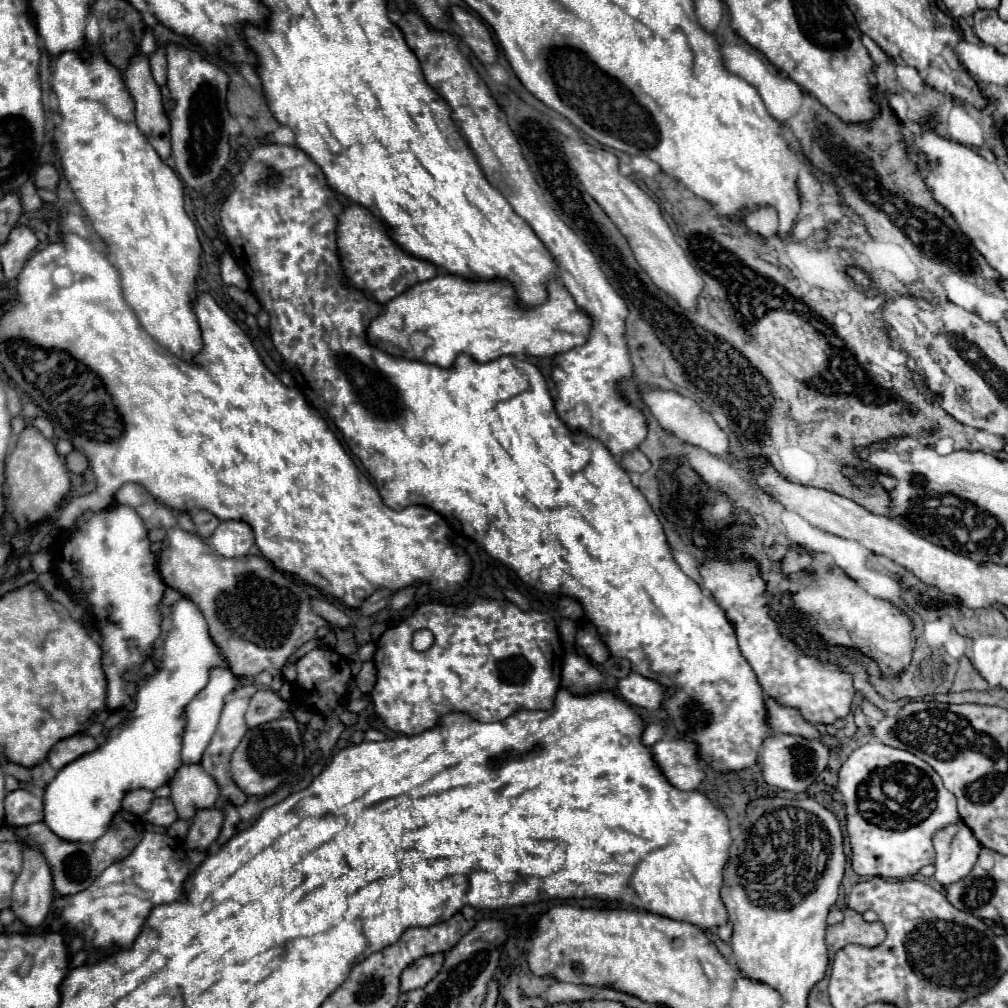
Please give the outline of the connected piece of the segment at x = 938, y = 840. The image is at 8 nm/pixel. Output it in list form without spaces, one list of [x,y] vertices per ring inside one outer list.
[[[954,823],[934,835],[936,849],[936,881],[952,885],[964,879],[980,853],[980,843],[966,823]]]

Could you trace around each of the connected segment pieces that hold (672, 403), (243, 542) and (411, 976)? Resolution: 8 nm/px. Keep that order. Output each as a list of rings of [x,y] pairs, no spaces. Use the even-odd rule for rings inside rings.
[[[644,387],[644,403],[648,405],[648,409],[652,411],[652,415],[658,419],[658,423],[666,431],[674,433],[678,439],[682,439],[682,441],[686,441],[690,445],[702,447],[708,453],[718,455],[718,457],[722,457],[722,459],[728,461],[730,445],[728,445],[726,433],[716,425],[716,421],[710,417],[710,413],[706,413],[694,399],[682,397],[680,393],[674,393],[674,391],[660,391],[656,387]]]
[[[222,521],[212,533],[210,545],[224,557],[242,557],[254,545],[252,527],[244,521]]]
[[[428,955],[416,959],[404,973],[400,975],[400,993],[424,987],[442,967],[444,955]]]

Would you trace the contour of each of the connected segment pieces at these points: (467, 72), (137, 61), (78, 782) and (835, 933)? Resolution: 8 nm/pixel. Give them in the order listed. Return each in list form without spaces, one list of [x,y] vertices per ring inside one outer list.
[[[412,9],[402,15],[398,29],[404,33],[408,47],[416,53],[428,85],[432,85],[432,89],[436,89],[436,93],[440,93],[440,97],[450,105],[452,119],[478,157],[486,179],[508,199],[512,209],[528,221],[534,233],[556,257],[558,279],[570,291],[576,305],[592,319],[586,345],[560,353],[552,361],[552,381],[558,391],[554,409],[558,417],[568,425],[568,429],[582,431],[598,439],[610,449],[612,455],[634,451],[646,439],[648,429],[642,411],[632,409],[618,389],[618,383],[632,377],[634,373],[626,343],[624,321],[628,317],[628,307],[624,299],[612,289],[588,245],[584,245],[584,241],[580,241],[580,237],[572,233],[572,229],[568,229],[568,225],[560,221],[556,211],[546,203],[544,193],[522,155],[520,143],[506,123],[506,115],[496,105],[486,83],[478,77],[470,61],[458,49],[458,41],[444,31],[432,29]]]
[[[140,55],[130,61],[124,83],[136,105],[136,125],[150,141],[154,151],[166,161],[170,157],[170,123],[162,107],[162,95],[152,79],[148,57]]]
[[[186,597],[174,605],[172,625],[174,629],[164,639],[162,667],[138,689],[136,709],[128,713],[126,720],[112,731],[100,749],[68,763],[46,785],[44,823],[52,833],[64,837],[64,841],[96,841],[96,837],[106,833],[112,817],[120,811],[124,793],[142,787],[154,791],[156,787],[166,785],[182,765],[180,749],[186,727],[184,709],[196,693],[206,687],[210,671],[216,667],[226,669],[228,663],[220,649],[216,649],[204,615]]]
[[[844,909],[842,923],[830,925],[826,931],[826,943],[828,943],[828,957],[832,961],[834,953],[842,949],[848,943],[858,945],[880,945],[886,937],[884,925],[880,921],[868,923],[862,919],[860,913],[852,909]]]

